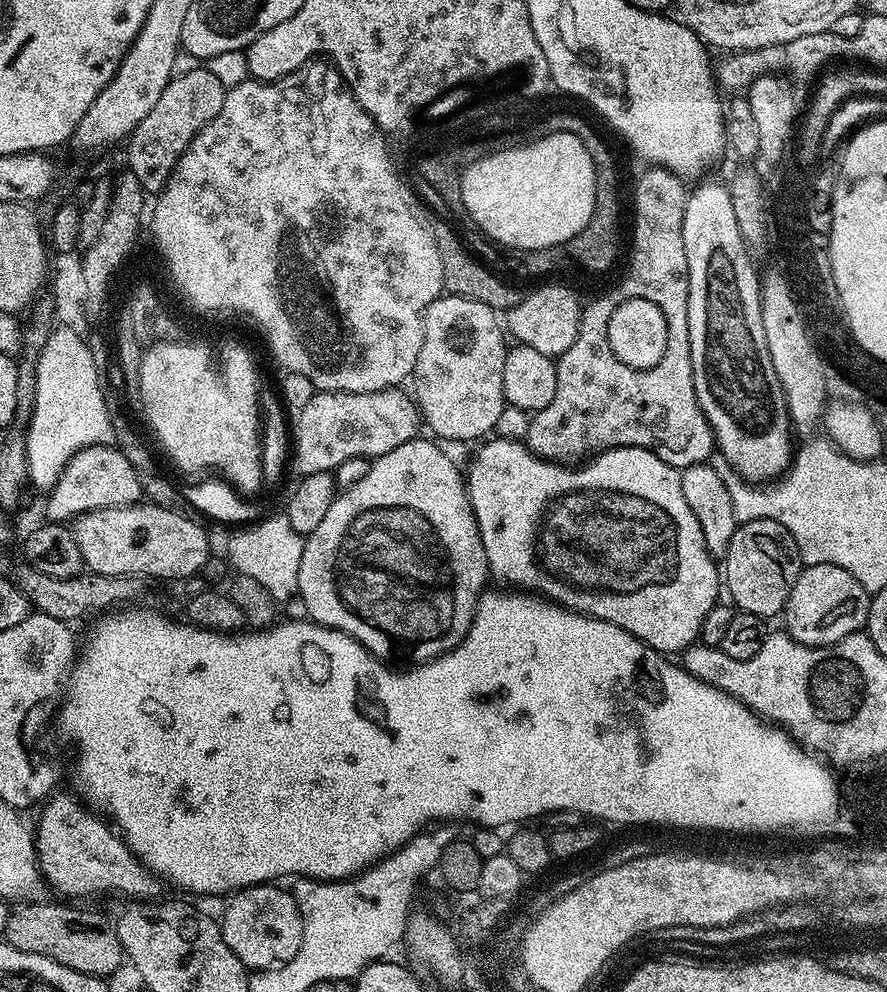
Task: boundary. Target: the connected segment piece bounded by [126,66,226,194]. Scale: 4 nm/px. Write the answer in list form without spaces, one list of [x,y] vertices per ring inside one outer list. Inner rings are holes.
[[[206,66],[195,68],[181,76],[173,75],[166,90],[162,90],[162,98],[154,102],[154,110],[150,110],[150,114],[146,114],[142,122],[138,122],[138,126],[126,140],[127,171],[138,178],[145,193],[159,194],[163,190],[164,183],[170,178],[186,146],[190,146],[198,130],[202,130],[202,126],[209,124],[218,110],[222,110],[225,91],[224,84],[218,82],[218,78],[214,78],[214,74],[210,74]]]

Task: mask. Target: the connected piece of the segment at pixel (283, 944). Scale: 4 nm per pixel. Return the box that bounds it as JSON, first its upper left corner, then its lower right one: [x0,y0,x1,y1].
[219,883,302,970]

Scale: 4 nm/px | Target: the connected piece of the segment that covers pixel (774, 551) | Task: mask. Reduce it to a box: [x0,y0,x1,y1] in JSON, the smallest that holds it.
[722,520,802,618]

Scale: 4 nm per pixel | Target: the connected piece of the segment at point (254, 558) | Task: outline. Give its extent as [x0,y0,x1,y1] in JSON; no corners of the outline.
[226,512,304,602]

